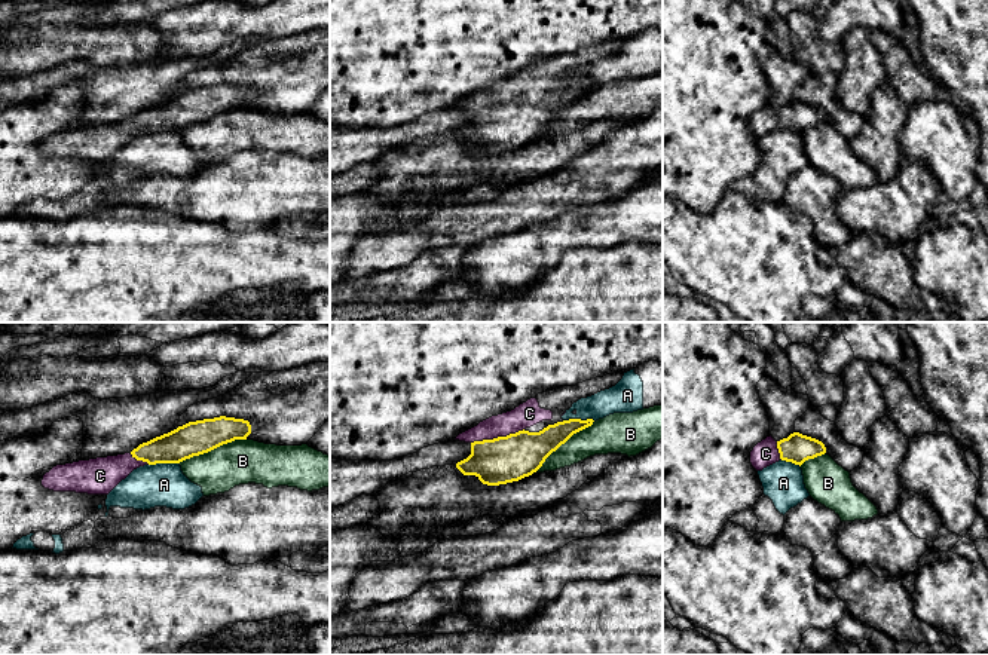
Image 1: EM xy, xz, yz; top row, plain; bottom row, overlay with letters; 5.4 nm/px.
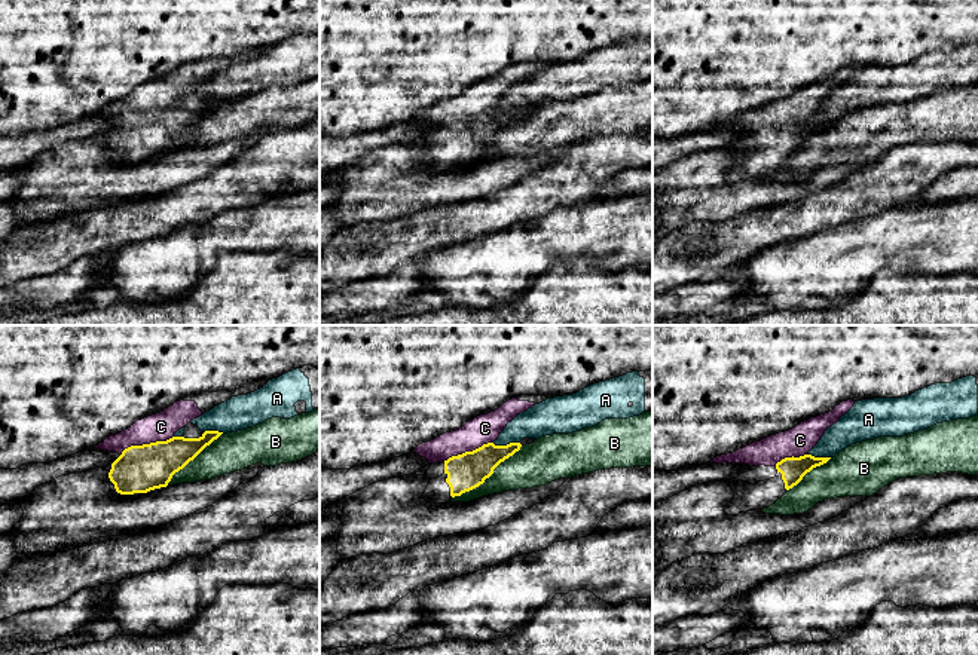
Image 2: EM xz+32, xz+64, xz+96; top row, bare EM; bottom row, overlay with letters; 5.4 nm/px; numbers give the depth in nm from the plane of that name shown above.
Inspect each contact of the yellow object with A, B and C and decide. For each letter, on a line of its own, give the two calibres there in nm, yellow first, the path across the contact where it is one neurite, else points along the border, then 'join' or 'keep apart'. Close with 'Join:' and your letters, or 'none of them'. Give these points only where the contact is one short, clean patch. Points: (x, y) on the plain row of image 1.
A: 150 nm thick on the yellow side, 160 nm on the other; keep apart
B: 190 nm thick on the yellow side, 240 nm on the other; keep apart
C: 260 nm thick on the yellow side, 140 nm on the other; join
Join: C

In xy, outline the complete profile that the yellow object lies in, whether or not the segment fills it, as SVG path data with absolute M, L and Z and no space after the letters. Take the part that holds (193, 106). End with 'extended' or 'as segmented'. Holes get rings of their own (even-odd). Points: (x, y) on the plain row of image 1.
M214 85L189 89L140 111L131 120L56 132L42 153L53 159L108 162L134 137L144 132L180 131L251 101L248 88Z; extended

